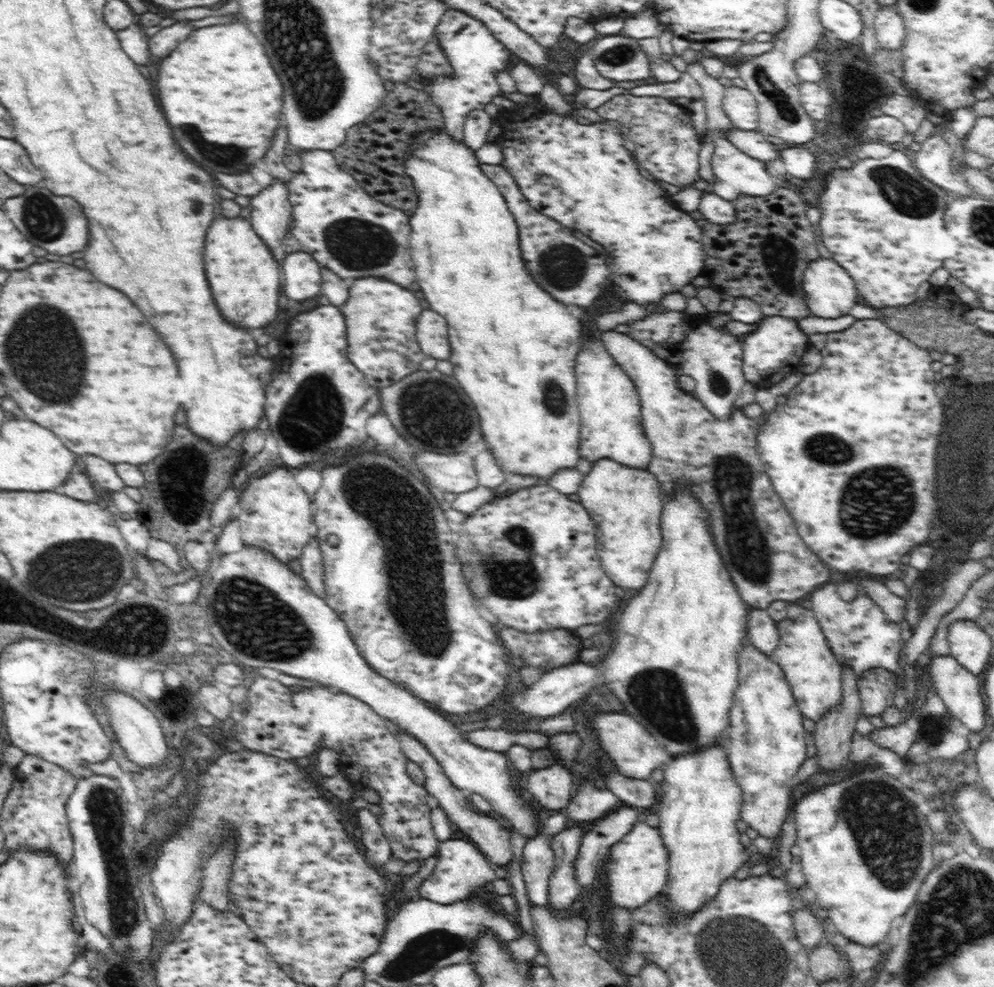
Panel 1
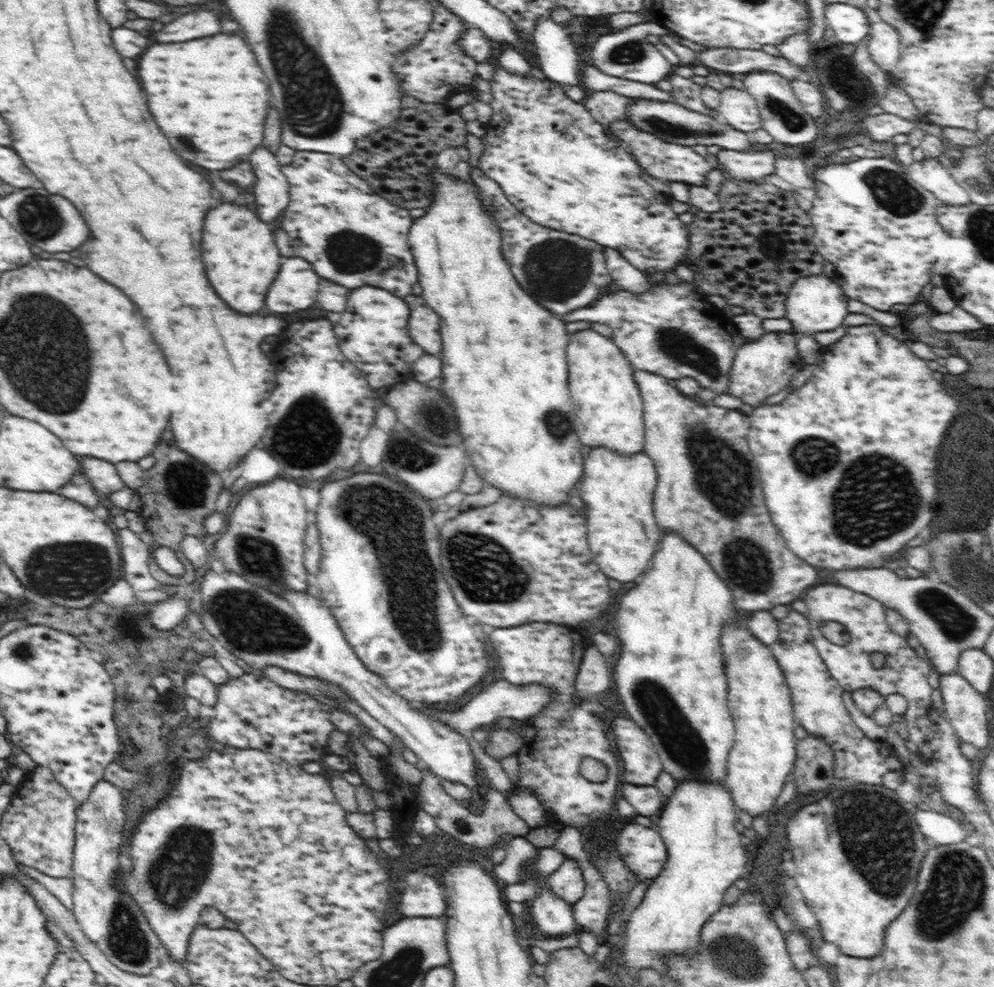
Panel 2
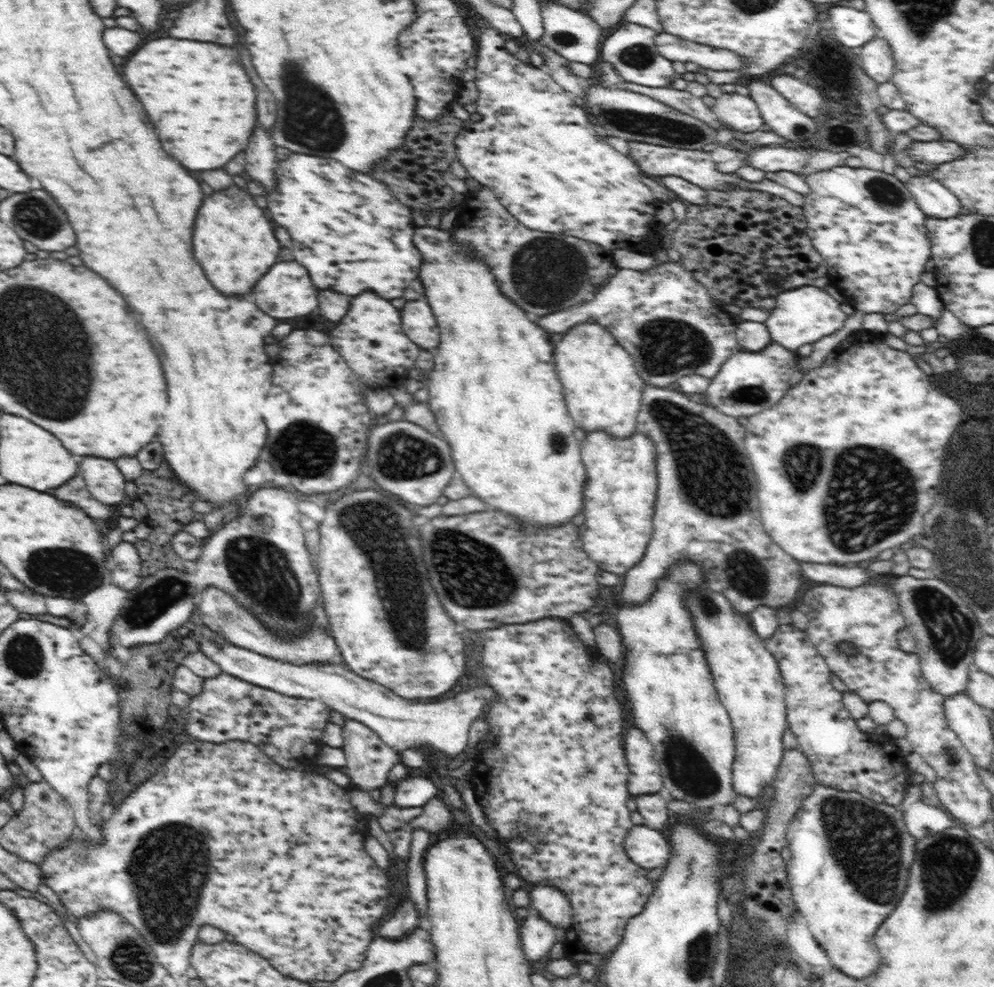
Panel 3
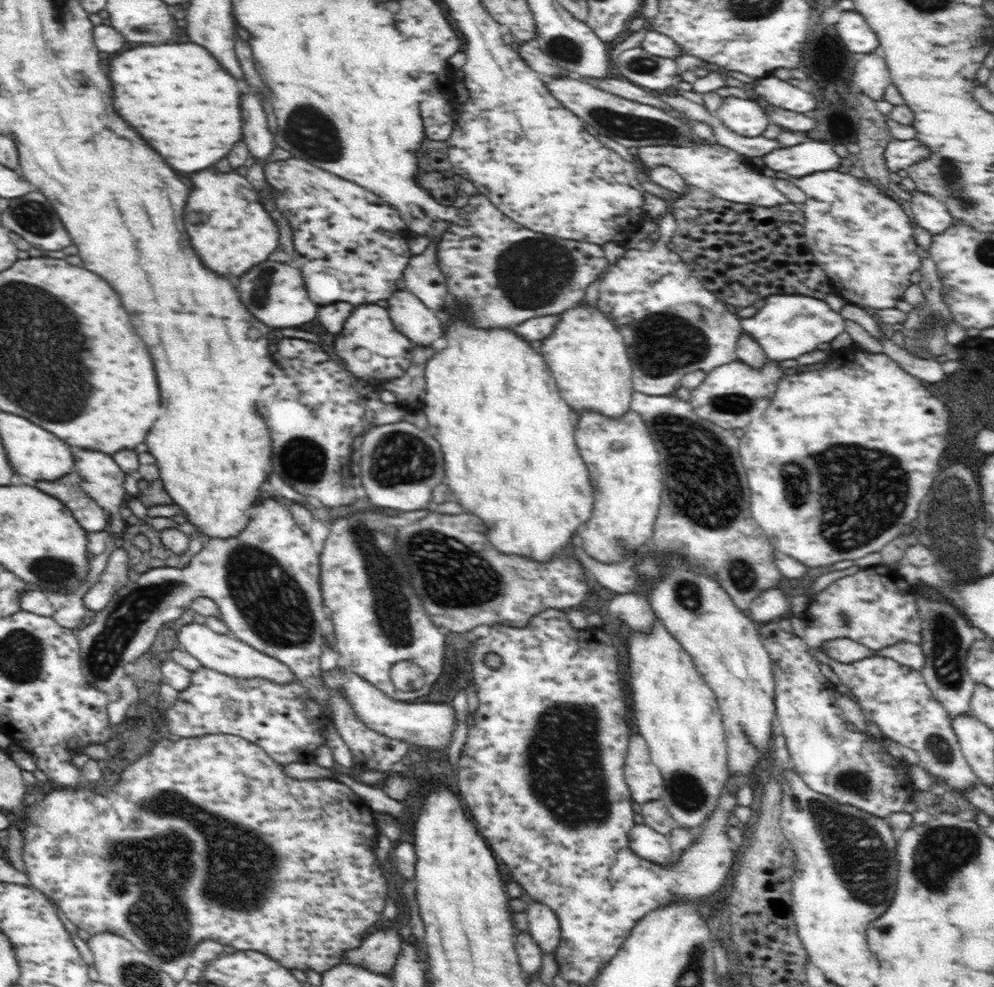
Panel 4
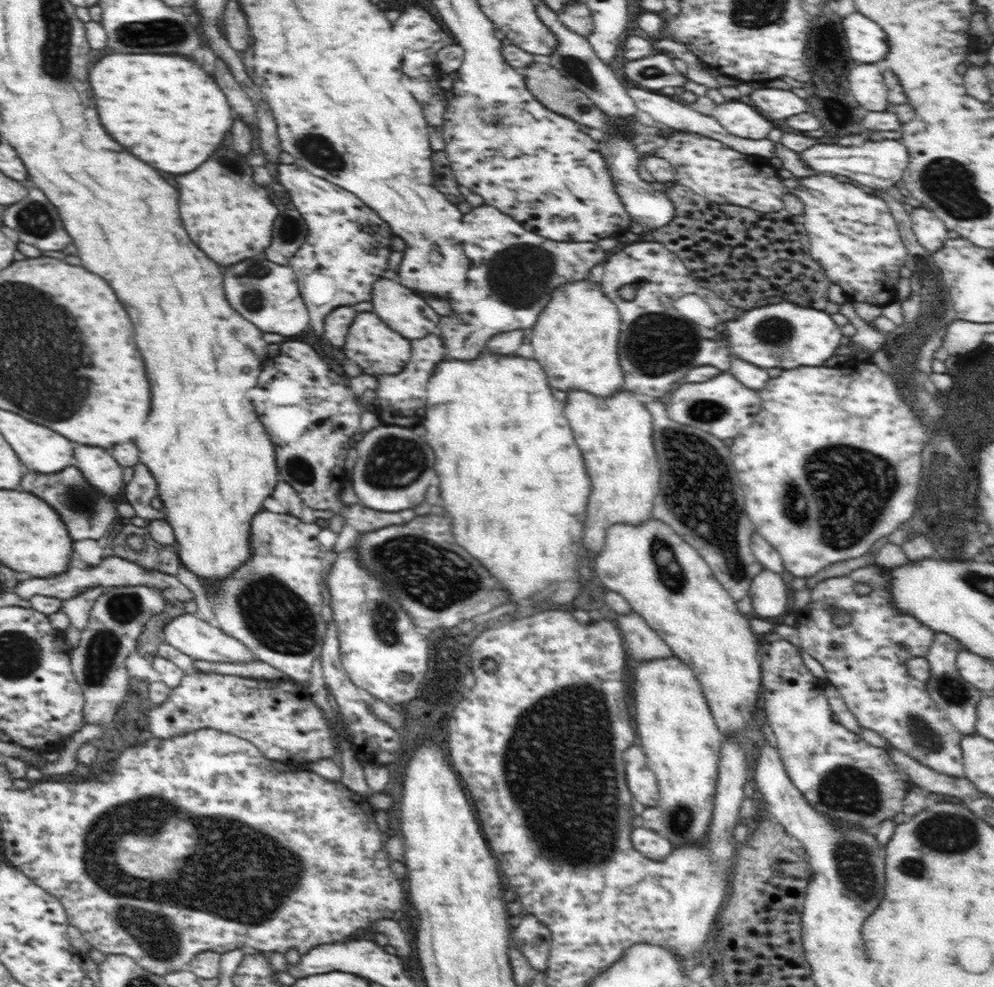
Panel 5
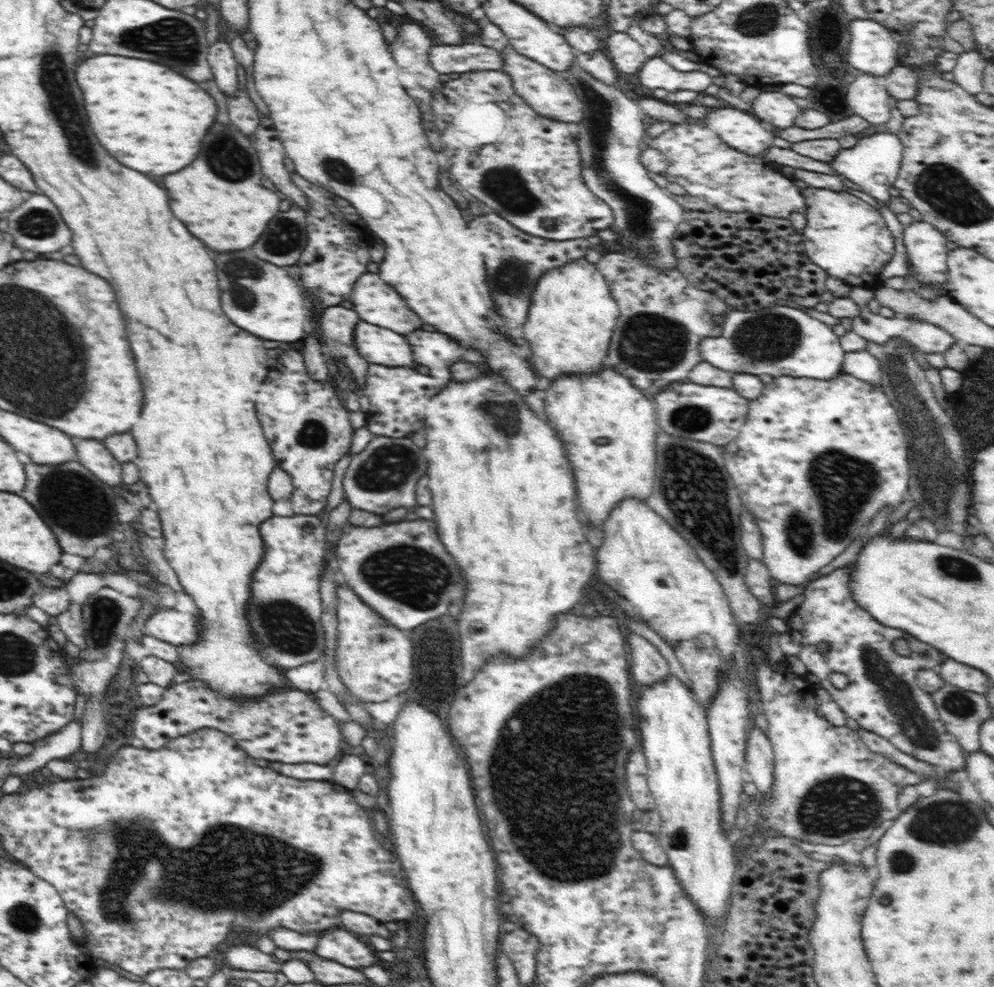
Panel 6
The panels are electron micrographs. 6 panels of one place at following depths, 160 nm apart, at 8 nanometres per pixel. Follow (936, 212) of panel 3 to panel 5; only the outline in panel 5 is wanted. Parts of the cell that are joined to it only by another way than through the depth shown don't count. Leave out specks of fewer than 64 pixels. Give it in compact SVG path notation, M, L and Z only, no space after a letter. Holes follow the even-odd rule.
M914 208L911 212L911 227L916 240L930 256L934 254L948 239L958 238L958 234L948 230L932 210Z

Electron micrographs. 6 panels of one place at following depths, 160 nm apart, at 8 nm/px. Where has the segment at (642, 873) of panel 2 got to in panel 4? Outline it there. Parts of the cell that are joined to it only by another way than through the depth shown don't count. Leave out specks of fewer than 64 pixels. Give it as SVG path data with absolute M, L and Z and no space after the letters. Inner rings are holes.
M636 824L630 830L628 838L630 838L630 848L636 856L660 865L670 862L672 845L669 836L657 833L646 824Z

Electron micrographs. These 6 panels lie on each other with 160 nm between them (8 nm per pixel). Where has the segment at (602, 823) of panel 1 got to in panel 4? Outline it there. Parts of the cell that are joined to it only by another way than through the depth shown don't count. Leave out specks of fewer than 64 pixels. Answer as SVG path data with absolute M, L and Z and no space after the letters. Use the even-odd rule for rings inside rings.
M529 901L527 914L528 928L526 932L536 942L538 948L546 953L556 950L560 942L560 922L552 908L540 904L538 901Z

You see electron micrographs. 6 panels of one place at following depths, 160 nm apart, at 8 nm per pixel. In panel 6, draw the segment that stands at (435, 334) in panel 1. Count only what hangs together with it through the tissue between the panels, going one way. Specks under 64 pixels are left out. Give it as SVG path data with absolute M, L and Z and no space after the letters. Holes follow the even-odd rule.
M371 270L356 280L350 301L362 321L396 330L398 334L410 334L424 326L422 320L406 308L400 294Z

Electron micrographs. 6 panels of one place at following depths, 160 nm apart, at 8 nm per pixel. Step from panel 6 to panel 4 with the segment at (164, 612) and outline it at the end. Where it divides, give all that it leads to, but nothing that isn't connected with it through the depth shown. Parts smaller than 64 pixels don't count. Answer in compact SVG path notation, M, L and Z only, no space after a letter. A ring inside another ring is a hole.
M202 624L184 625L177 633L180 646L190 653L196 660L200 661L202 667L227 674L233 678L262 679L280 685L298 682L294 673L290 672L288 666L280 661L252 648L248 643L240 639L232 639L225 634L218 634L209 627Z

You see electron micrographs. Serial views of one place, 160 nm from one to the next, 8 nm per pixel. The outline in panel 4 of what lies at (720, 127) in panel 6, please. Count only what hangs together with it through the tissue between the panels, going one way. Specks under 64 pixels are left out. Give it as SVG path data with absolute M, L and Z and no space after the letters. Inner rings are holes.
M724 98L722 106L717 110L718 116L716 117L720 119L724 126L747 138L762 136L761 133L770 124L763 107L760 107L757 101L751 99Z

